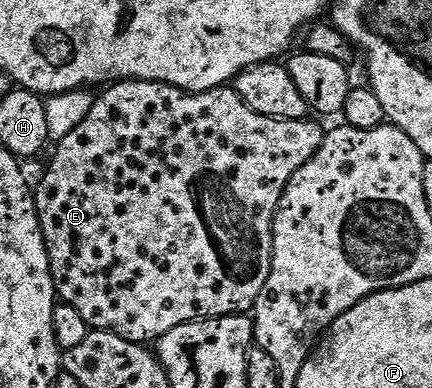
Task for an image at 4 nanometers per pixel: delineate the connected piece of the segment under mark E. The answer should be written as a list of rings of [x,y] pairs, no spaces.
[[[116,81],[108,89],[101,99],[99,96],[93,102],[88,117],[77,125],[74,133],[59,140],[57,163],[45,173],[40,188],[37,186],[34,191],[57,296],[78,309],[89,328],[109,331],[131,343],[145,345],[155,344],[157,339],[170,333],[170,329],[178,329],[178,325],[251,312],[272,272],[272,234],[284,190],[298,169],[309,163],[324,144],[325,128],[308,119],[271,119],[254,113],[232,89],[193,93],[171,87],[169,83],[143,81]]]

